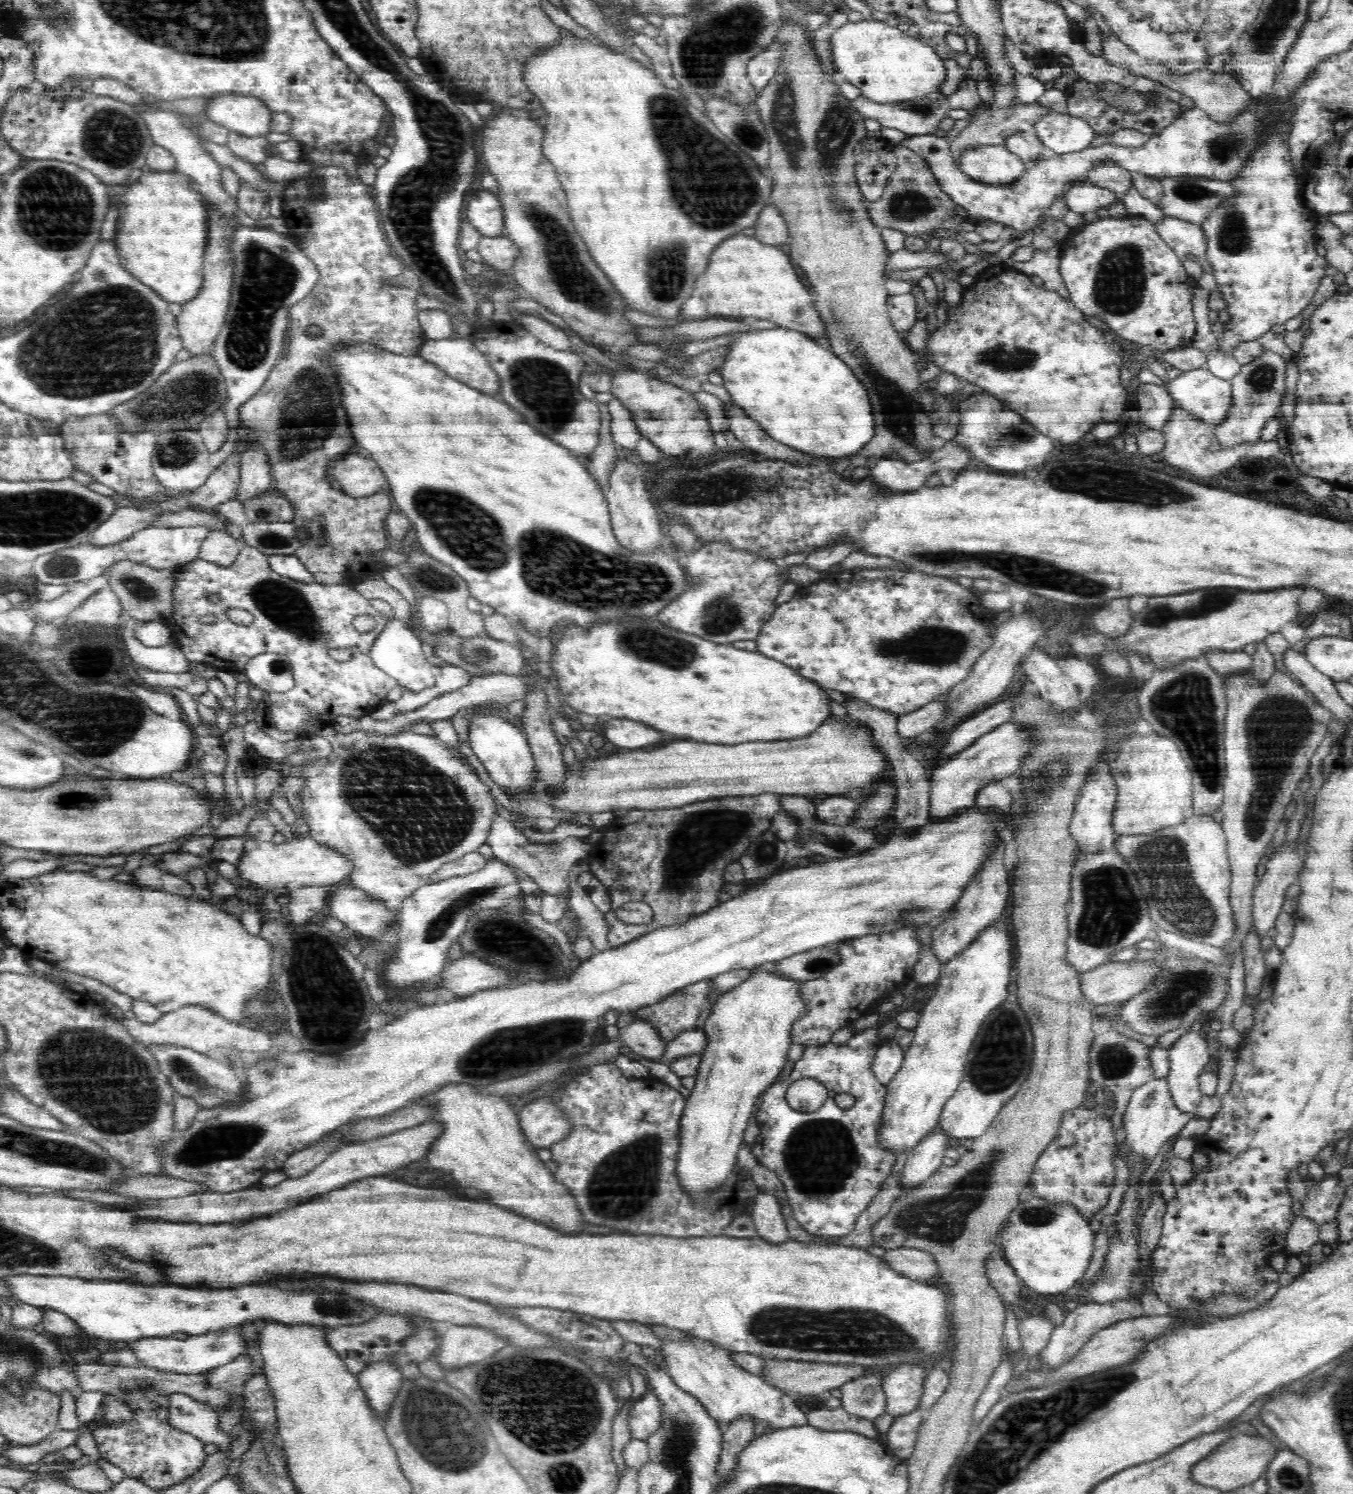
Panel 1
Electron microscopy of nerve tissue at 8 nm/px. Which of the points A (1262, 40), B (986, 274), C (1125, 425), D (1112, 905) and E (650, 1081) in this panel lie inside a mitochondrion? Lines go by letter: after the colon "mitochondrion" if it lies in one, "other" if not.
A: mitochondrion
B: other
C: other
D: mitochondrion
E: other

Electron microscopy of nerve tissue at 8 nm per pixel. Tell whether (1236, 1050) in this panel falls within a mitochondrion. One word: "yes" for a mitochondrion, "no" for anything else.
no

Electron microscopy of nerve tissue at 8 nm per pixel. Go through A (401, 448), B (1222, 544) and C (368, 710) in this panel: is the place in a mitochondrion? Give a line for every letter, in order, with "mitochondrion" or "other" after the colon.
A: other
B: other
C: other

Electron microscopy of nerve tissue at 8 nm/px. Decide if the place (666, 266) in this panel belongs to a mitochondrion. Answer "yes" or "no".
yes

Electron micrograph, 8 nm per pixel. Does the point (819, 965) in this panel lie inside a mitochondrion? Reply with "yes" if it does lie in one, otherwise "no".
no

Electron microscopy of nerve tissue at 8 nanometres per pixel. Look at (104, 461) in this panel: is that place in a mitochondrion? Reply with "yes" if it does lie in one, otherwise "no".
no

